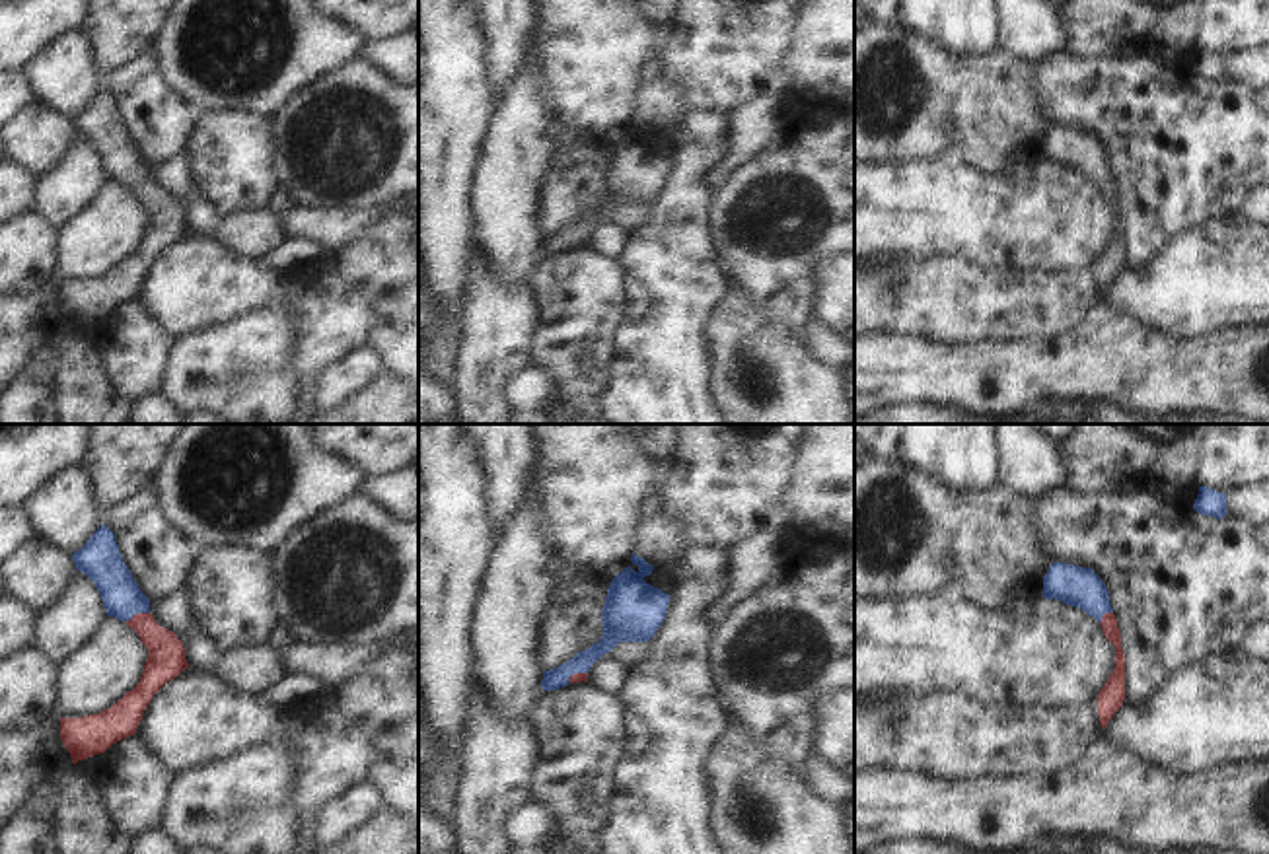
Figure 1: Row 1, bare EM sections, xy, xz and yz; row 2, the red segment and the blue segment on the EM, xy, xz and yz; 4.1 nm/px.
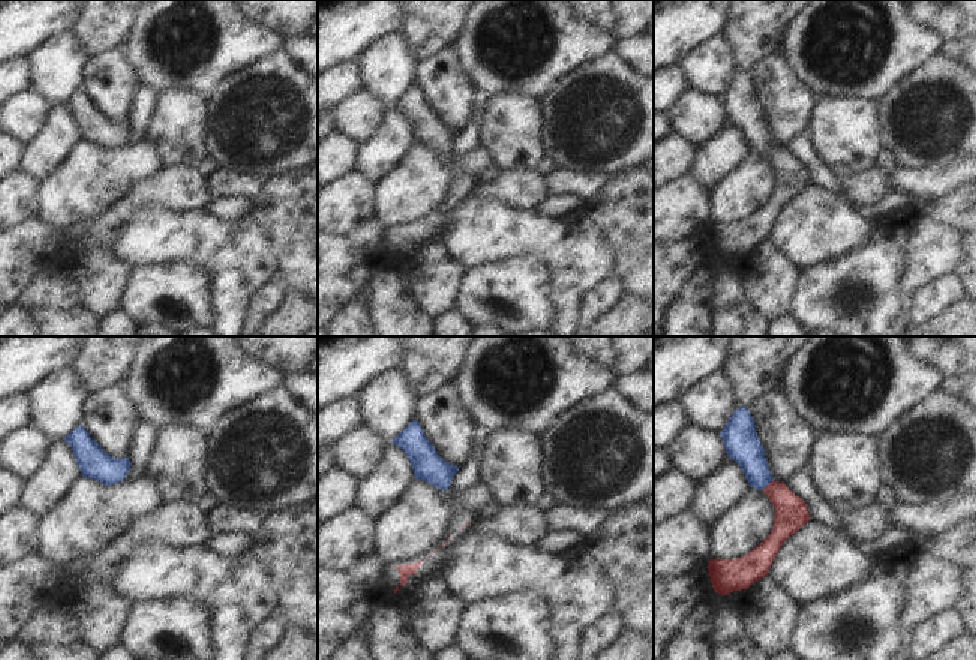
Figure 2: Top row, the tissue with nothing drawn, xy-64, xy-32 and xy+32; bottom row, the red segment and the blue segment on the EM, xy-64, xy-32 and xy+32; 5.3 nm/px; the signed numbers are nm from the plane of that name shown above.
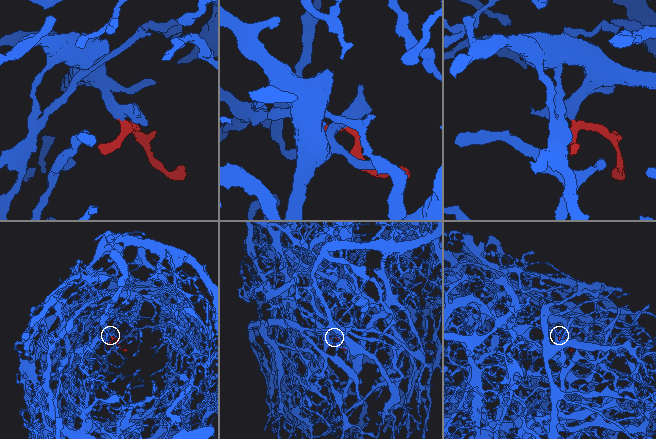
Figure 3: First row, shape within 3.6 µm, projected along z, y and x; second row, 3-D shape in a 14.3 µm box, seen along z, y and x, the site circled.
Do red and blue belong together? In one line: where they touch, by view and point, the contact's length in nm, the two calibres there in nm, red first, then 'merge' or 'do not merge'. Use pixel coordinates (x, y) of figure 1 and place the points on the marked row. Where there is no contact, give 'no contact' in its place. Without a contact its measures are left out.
contact xy (139, 613); length 100 nm; calibres 160 and 160 nm; merge

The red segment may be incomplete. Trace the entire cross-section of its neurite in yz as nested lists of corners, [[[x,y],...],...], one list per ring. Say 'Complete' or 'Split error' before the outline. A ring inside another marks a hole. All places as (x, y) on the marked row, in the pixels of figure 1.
Split error. [[[1053,562],[1043,576],[1043,597],[1059,599],[1094,617],[1102,624],[1106,638],[1115,646],[1115,669],[1096,700],[1104,729],[1125,700],[1125,654],[1117,619],[1109,603],[1109,591],[1092,568]]]

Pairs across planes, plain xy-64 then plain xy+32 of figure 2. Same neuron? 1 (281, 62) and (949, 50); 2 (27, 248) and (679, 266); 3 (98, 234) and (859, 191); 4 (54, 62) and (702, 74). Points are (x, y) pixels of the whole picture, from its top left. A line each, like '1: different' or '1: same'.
1: different
2: same
3: same
4: same

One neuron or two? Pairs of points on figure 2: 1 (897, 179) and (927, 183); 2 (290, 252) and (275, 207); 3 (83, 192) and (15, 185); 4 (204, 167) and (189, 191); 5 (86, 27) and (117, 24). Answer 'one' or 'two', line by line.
1: one
2: one
3: two
4: two
5: one

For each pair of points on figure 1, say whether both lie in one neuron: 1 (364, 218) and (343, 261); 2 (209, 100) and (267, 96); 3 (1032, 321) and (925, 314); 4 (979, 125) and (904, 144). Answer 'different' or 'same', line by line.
1: different
2: same
3: same
4: same

